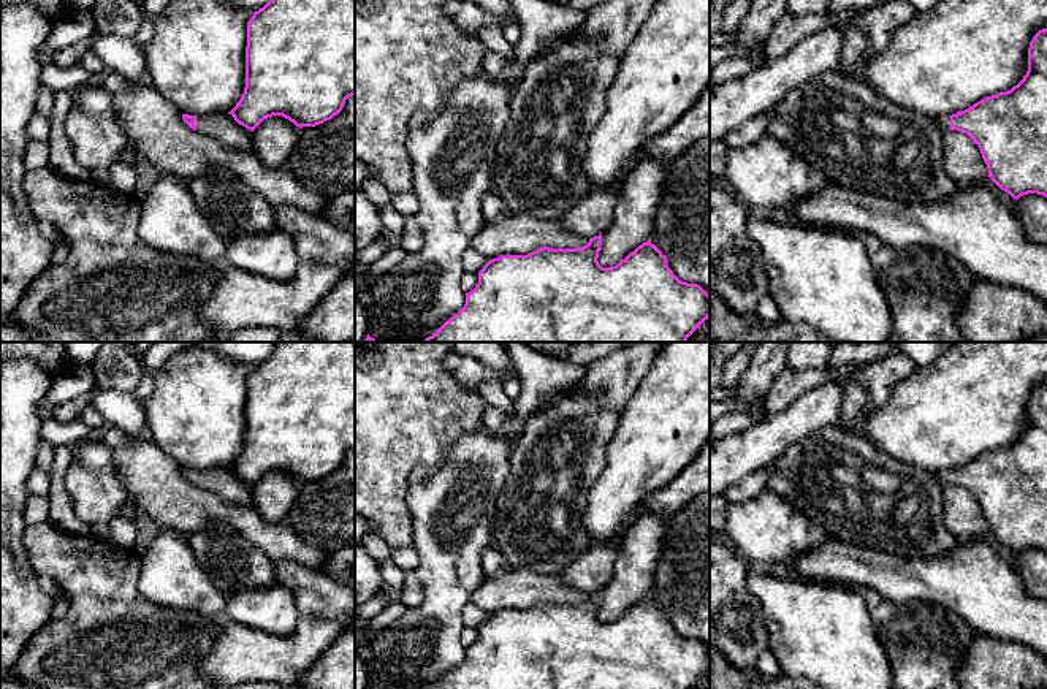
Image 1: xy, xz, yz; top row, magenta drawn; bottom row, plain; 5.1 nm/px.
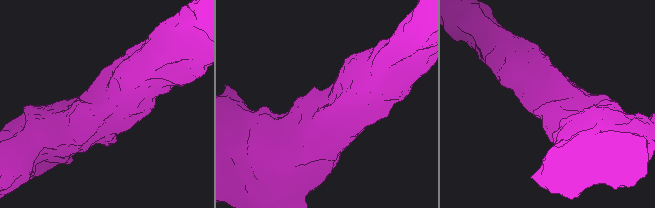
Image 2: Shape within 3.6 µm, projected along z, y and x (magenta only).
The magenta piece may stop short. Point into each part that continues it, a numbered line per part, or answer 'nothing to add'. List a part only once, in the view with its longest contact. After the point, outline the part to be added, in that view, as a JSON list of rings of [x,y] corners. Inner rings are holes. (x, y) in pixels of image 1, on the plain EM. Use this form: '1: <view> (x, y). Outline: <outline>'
1: xy (222, 480). Outline: [[[211,467],[206,470],[196,470],[196,485],[217,493],[225,501],[252,505],[252,488],[246,482],[239,480],[228,467]]]

